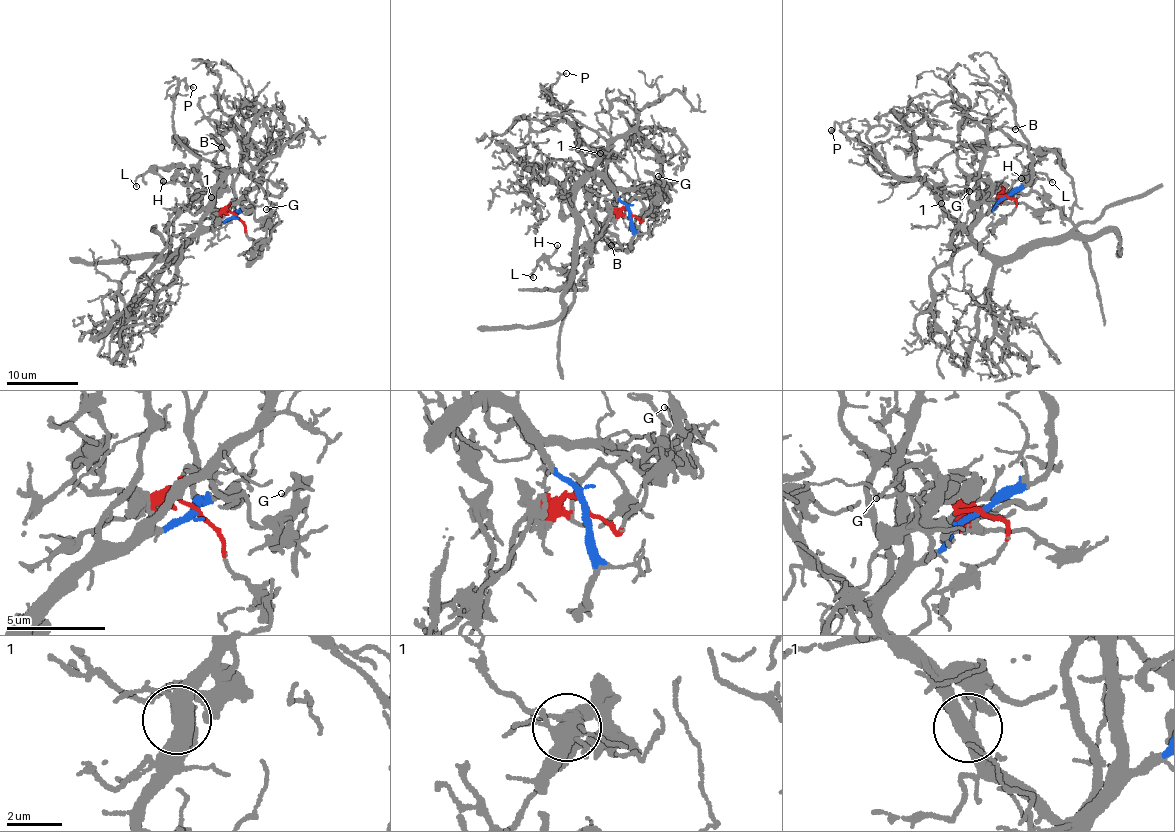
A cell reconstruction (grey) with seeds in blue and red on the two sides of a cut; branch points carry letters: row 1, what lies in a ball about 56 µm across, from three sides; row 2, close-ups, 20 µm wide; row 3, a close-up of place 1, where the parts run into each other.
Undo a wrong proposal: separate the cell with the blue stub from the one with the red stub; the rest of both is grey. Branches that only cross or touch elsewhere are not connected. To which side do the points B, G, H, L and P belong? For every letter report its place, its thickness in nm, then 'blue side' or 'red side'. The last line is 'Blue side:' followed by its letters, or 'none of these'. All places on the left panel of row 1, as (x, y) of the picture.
B: at (221, 147); 160 nm thick; blue side
G: at (266, 209); 150 nm thick; red side
H: at (163, 181); 190 nm thick; red side
L: at (136, 186); 170 nm thick; red side
P: at (193, 87); 100 nm thick; blue side
Blue side: B, P

